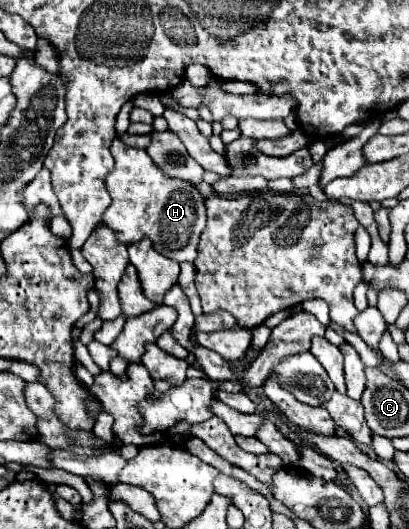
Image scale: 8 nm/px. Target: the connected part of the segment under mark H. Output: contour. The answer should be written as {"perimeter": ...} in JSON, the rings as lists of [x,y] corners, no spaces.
{"perimeter":[[[119,138],[113,140],[111,144],[111,154],[115,158],[115,170],[105,178],[107,190],[111,194],[111,206],[103,214],[103,222],[117,232],[121,242],[131,244],[141,238],[151,238],[153,246],[157,252],[161,252],[167,258],[173,258],[177,262],[193,262],[197,256],[197,244],[199,236],[207,226],[207,210],[205,210],[205,198],[197,190],[195,184],[179,180],[179,178],[169,178],[165,176],[159,166],[153,166],[153,160],[145,150],[139,148],[127,148]]]}

